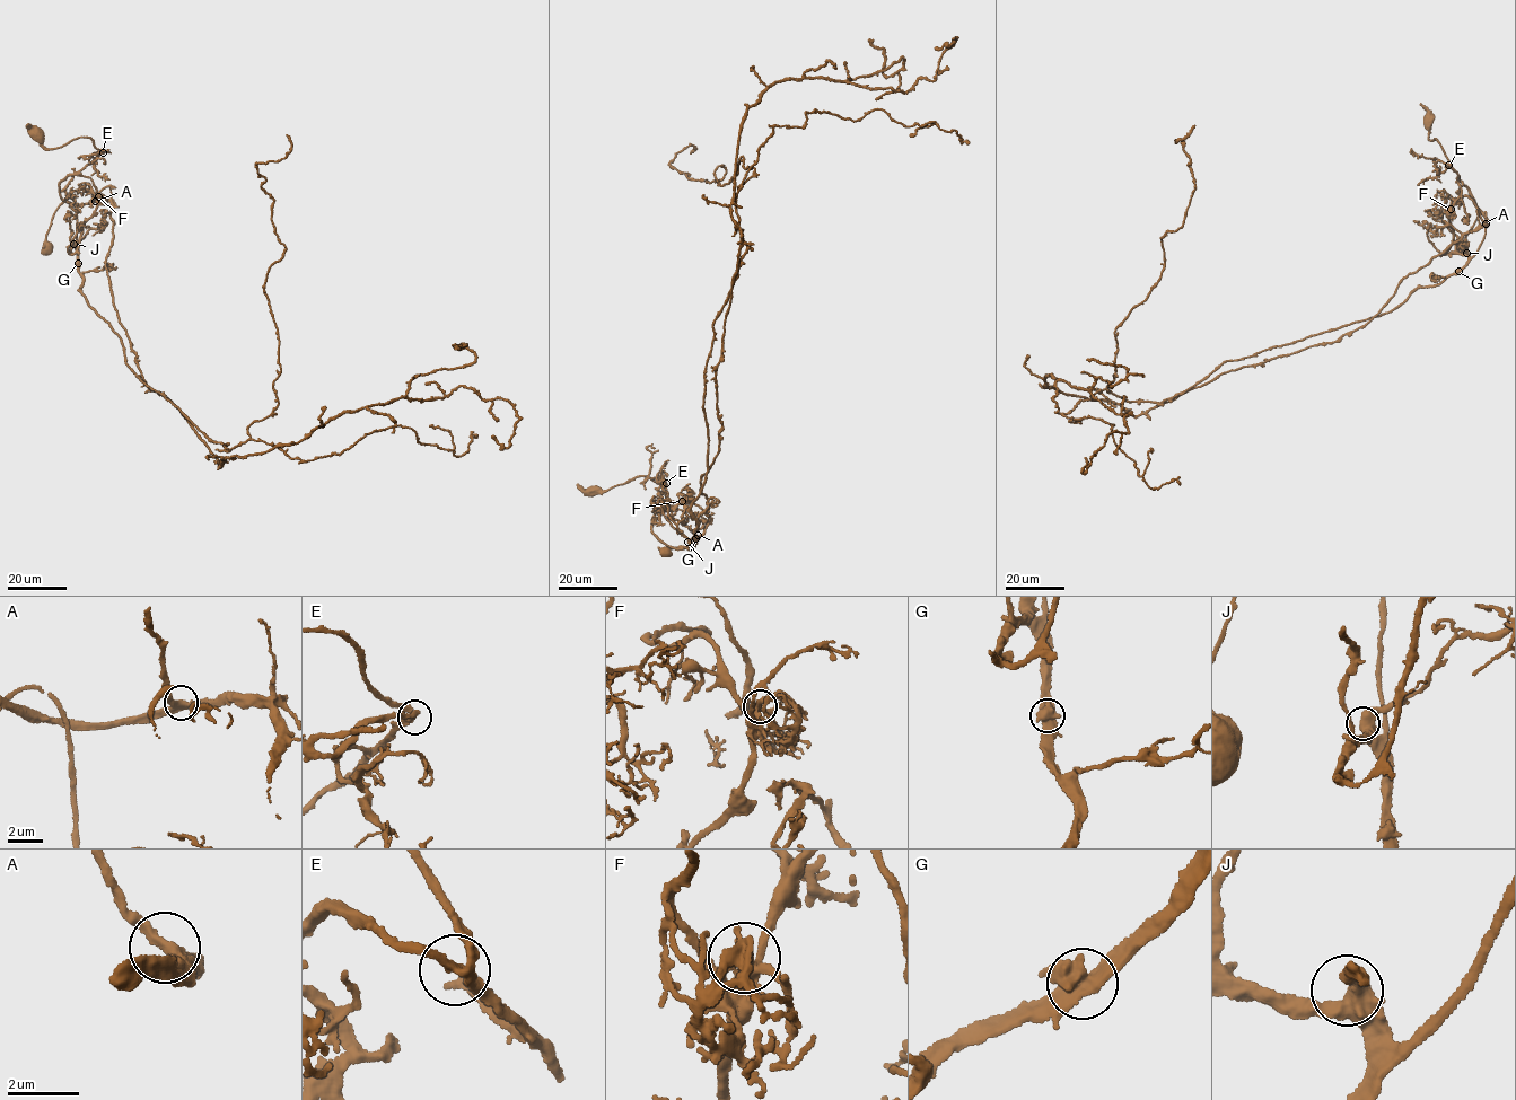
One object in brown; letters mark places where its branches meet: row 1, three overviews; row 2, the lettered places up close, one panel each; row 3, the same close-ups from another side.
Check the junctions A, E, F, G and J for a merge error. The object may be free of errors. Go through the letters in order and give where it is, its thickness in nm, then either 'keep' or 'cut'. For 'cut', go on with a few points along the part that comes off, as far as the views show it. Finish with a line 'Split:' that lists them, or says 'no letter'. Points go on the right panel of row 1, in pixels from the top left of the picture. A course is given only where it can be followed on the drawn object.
A: (1486, 223) | 360 nm | keep
E: (1448, 165) | 240 nm | keep
F: (1451, 209) | 320 nm | cut | (1451, 209), (1440, 255), (1468, 260), (1439, 283), (1129, 403), (1106, 388), (1114, 331), (1181, 227), (1194, 125)
G: (1458, 271) | 460 nm | keep
J: (1466, 253) | 480 nm | keep
Split: F

